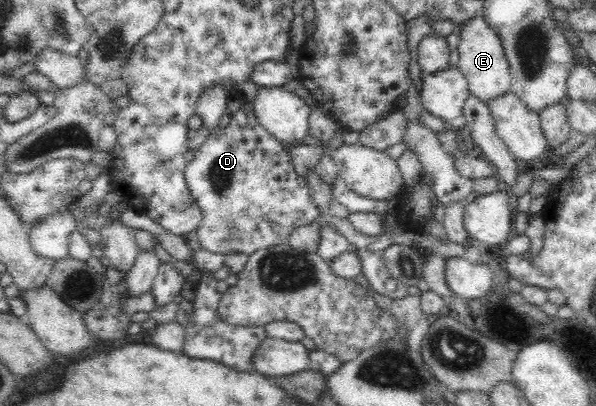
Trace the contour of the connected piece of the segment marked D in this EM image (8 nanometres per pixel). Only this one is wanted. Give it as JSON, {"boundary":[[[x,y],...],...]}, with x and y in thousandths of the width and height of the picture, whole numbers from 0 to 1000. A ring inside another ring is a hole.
{"boundary":[[[411,249],[408,261],[386,281],[379,315],[357,315],[347,345],[326,372],[326,389],[312,401],[309,431],[320,480],[341,520],[341,552],[331,567],[332,591],[341,613],[378,626],[401,618],[421,626],[433,611],[448,611],[478,599],[493,562],[518,554],[539,530],[525,502],[512,438],[502,438],[482,379],[485,357],[471,355],[433,298],[424,249]]]}

